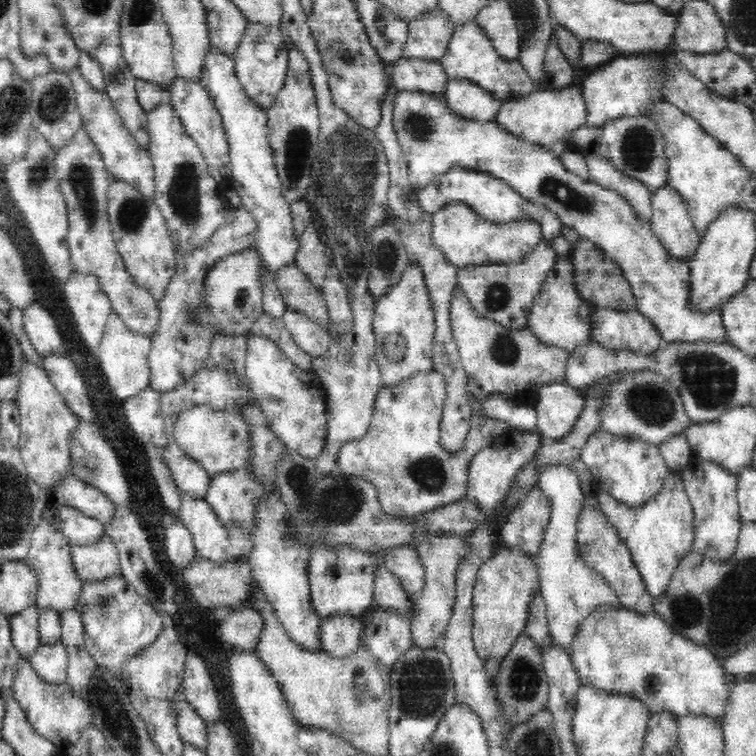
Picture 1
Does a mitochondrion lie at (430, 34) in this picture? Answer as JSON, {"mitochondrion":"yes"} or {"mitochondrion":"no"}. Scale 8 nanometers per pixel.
{"mitochondrion":"no"}

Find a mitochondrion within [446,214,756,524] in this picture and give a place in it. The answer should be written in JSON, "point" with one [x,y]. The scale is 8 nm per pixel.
{"point":[711,381]}

